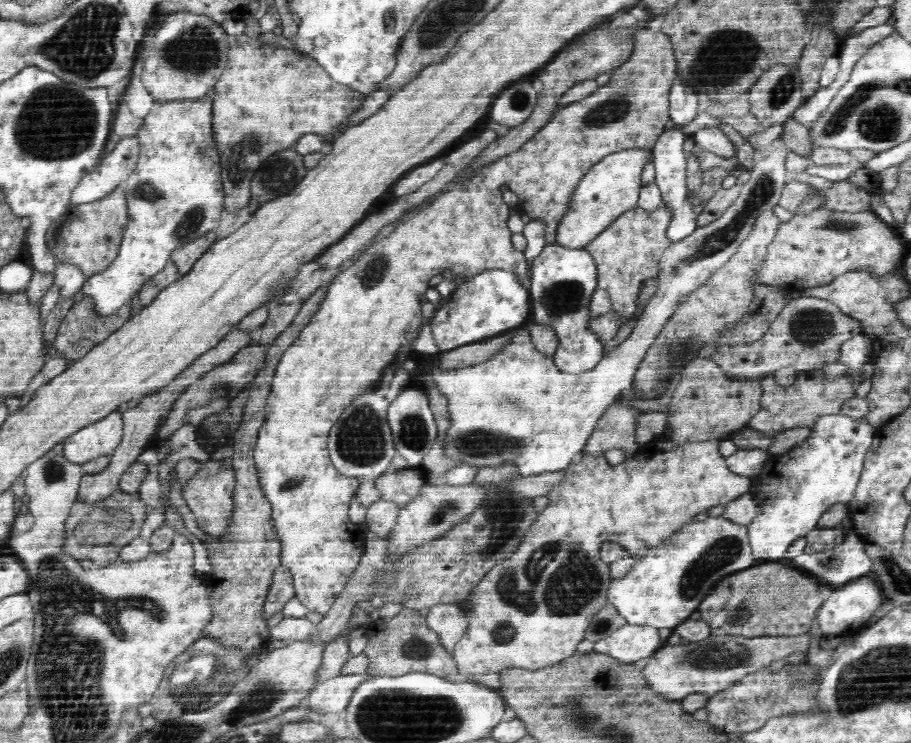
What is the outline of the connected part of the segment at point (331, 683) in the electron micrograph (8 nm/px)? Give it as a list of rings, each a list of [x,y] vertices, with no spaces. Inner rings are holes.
[[[367,672],[332,678],[314,687],[304,703],[310,711],[314,711],[318,715],[342,712],[348,708],[354,690],[369,678],[370,675]]]

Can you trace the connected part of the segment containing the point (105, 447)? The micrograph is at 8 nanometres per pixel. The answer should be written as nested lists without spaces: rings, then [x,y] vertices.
[[[116,410],[95,424],[86,425],[79,432],[73,433],[64,441],[63,453],[66,461],[80,465],[101,458],[100,456],[112,456],[124,437],[122,410]]]

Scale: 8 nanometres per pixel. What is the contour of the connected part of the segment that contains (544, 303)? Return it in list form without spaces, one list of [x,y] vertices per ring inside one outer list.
[[[548,243],[530,268],[530,321],[554,328],[559,344],[553,357],[558,369],[568,374],[590,372],[604,358],[604,344],[588,327],[589,301],[597,286],[597,266],[586,248],[572,249]]]

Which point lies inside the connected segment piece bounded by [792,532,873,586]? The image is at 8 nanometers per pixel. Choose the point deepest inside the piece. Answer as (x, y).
(847, 560)

